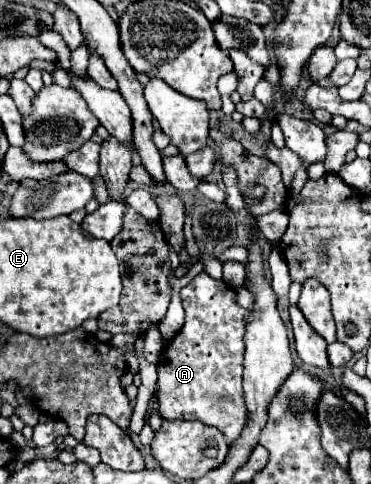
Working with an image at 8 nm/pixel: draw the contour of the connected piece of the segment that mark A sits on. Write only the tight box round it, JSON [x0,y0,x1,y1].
[157,272,247,446]

